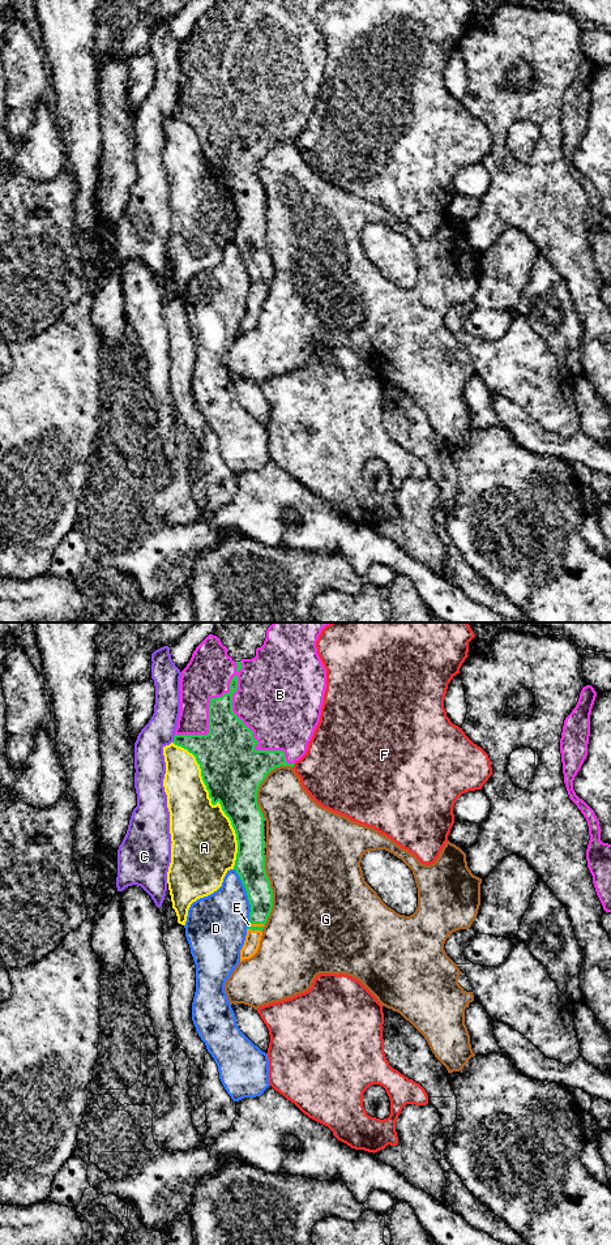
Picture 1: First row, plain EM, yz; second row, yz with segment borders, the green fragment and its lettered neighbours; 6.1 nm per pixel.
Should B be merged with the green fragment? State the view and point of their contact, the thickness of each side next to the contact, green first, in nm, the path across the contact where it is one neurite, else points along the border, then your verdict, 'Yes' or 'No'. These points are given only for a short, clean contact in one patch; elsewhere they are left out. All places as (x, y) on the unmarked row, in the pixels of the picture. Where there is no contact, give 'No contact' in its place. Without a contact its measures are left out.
Touches green at yz (236, 58). Thickness 180 nm (green) against 480 nm. Yes

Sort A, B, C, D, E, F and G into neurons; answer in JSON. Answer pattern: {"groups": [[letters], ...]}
{"groups": [["A"], ["B", "E"], ["C"], ["D"], ["F"], ["G"]]}

